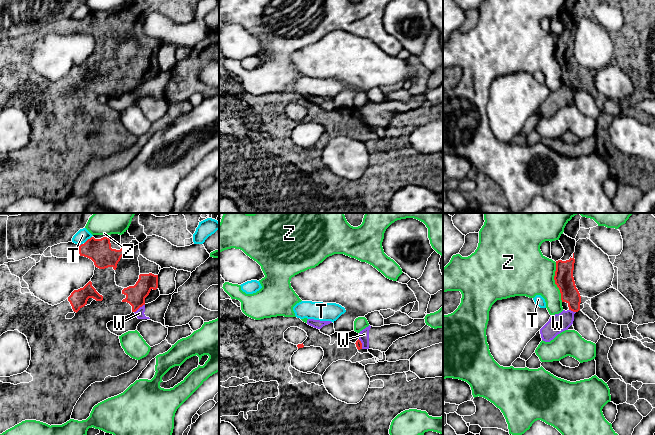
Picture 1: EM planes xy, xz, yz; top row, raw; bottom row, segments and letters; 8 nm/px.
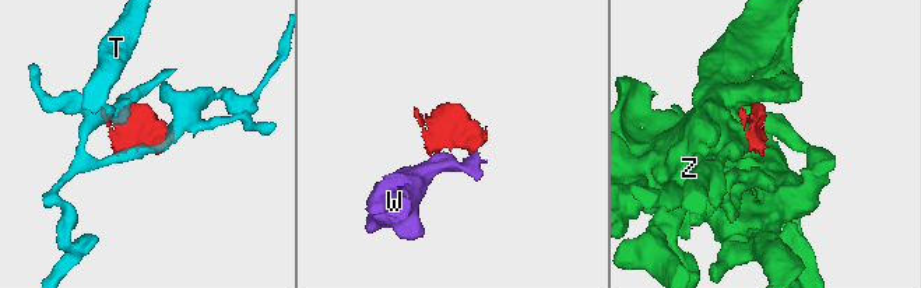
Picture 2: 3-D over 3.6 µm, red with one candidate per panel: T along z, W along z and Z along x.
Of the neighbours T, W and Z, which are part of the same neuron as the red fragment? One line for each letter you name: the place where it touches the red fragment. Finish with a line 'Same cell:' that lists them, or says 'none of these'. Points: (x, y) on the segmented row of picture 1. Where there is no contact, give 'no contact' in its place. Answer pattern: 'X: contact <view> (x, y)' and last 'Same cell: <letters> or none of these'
Same cell: none of these

